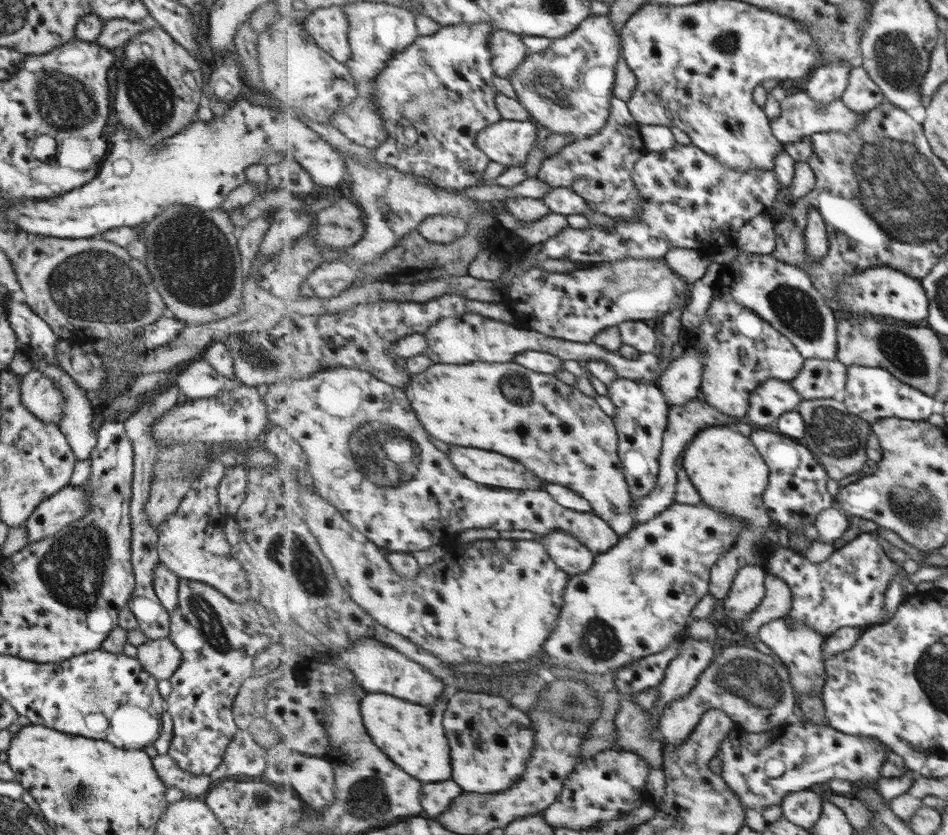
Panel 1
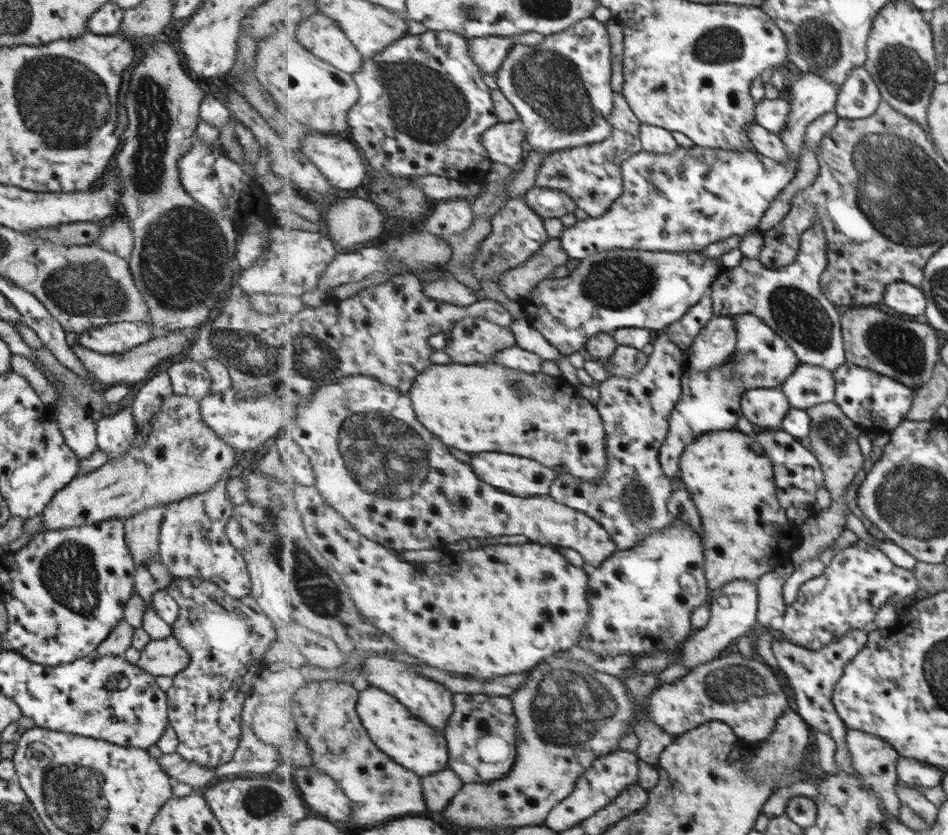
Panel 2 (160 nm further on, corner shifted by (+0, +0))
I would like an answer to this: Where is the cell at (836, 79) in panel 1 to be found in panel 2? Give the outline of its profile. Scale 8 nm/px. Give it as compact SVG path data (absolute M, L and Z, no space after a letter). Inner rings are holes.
M803 73L799 79L788 86L788 90L791 112L788 116L787 128L780 134L781 140L790 152L786 163L769 159L759 152L737 152L699 145L680 146L669 154L655 154L645 150L638 152L623 161L624 191L611 208L603 216L588 216L579 221L576 226L565 227L560 239L570 258L582 261L594 254L614 248L645 249L653 252L703 252L709 245L758 229L774 200L797 176L802 153L805 151L807 127L824 114L836 112L840 87L823 76Z

